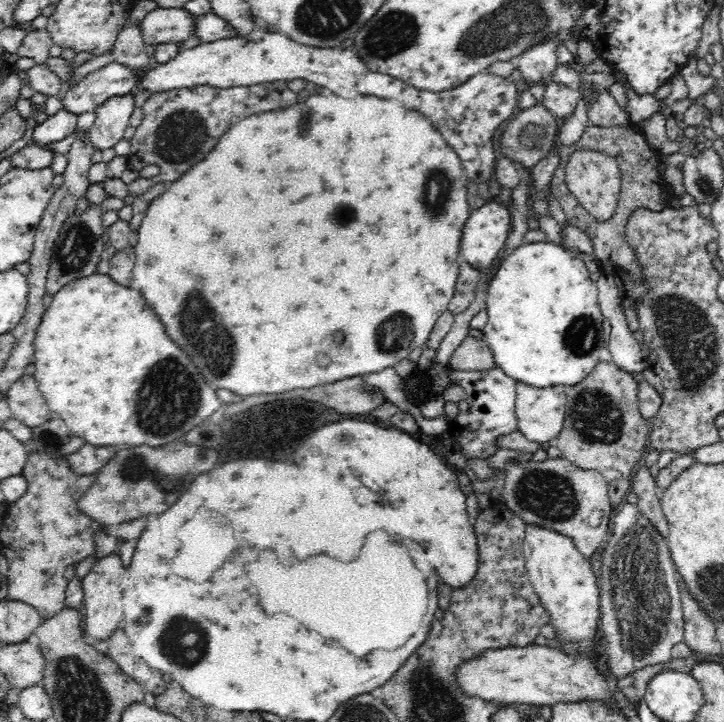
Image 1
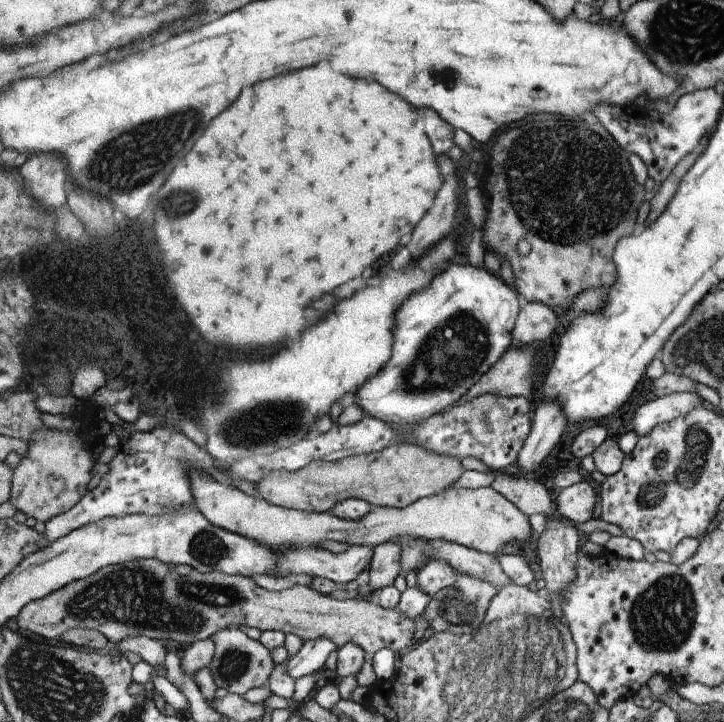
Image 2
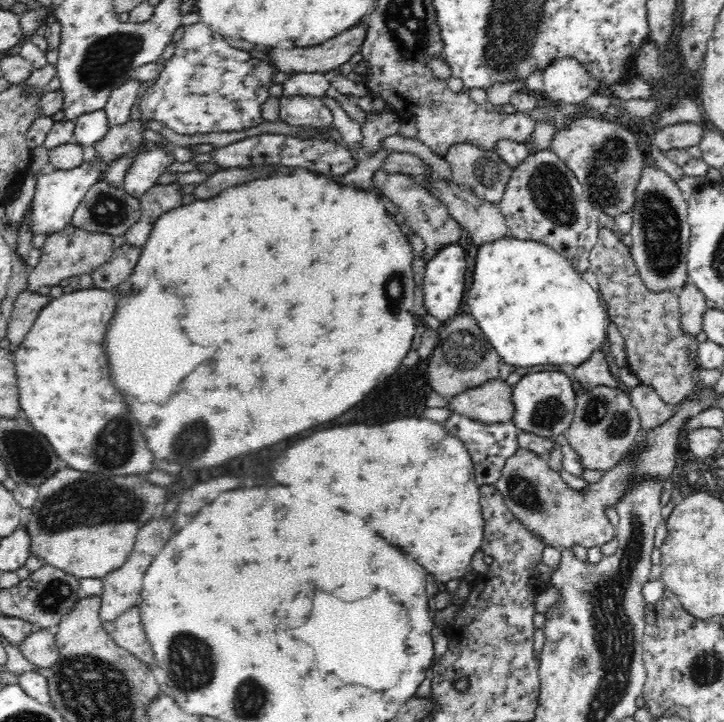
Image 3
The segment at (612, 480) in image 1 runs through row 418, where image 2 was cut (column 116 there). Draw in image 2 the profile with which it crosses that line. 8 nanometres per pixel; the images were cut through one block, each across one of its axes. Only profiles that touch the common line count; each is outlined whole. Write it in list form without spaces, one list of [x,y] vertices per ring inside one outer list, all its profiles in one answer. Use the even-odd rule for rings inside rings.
[[[133,560],[129,564],[103,568],[85,580],[77,580],[25,606],[15,622],[21,630],[43,638],[63,638],[65,632],[81,628],[101,630],[109,636],[111,646],[119,646],[127,638],[151,638],[193,646],[233,626],[251,626],[261,632],[281,630],[283,634],[295,634],[303,642],[329,638],[337,642],[339,648],[353,642],[373,656],[381,650],[395,650],[401,656],[407,650],[415,650],[433,634],[431,622],[425,616],[411,618],[399,608],[383,608],[373,598],[341,600],[323,596],[307,586],[267,592],[249,576],[229,576],[219,570],[209,574],[193,570],[189,576],[181,576],[163,560]]]

